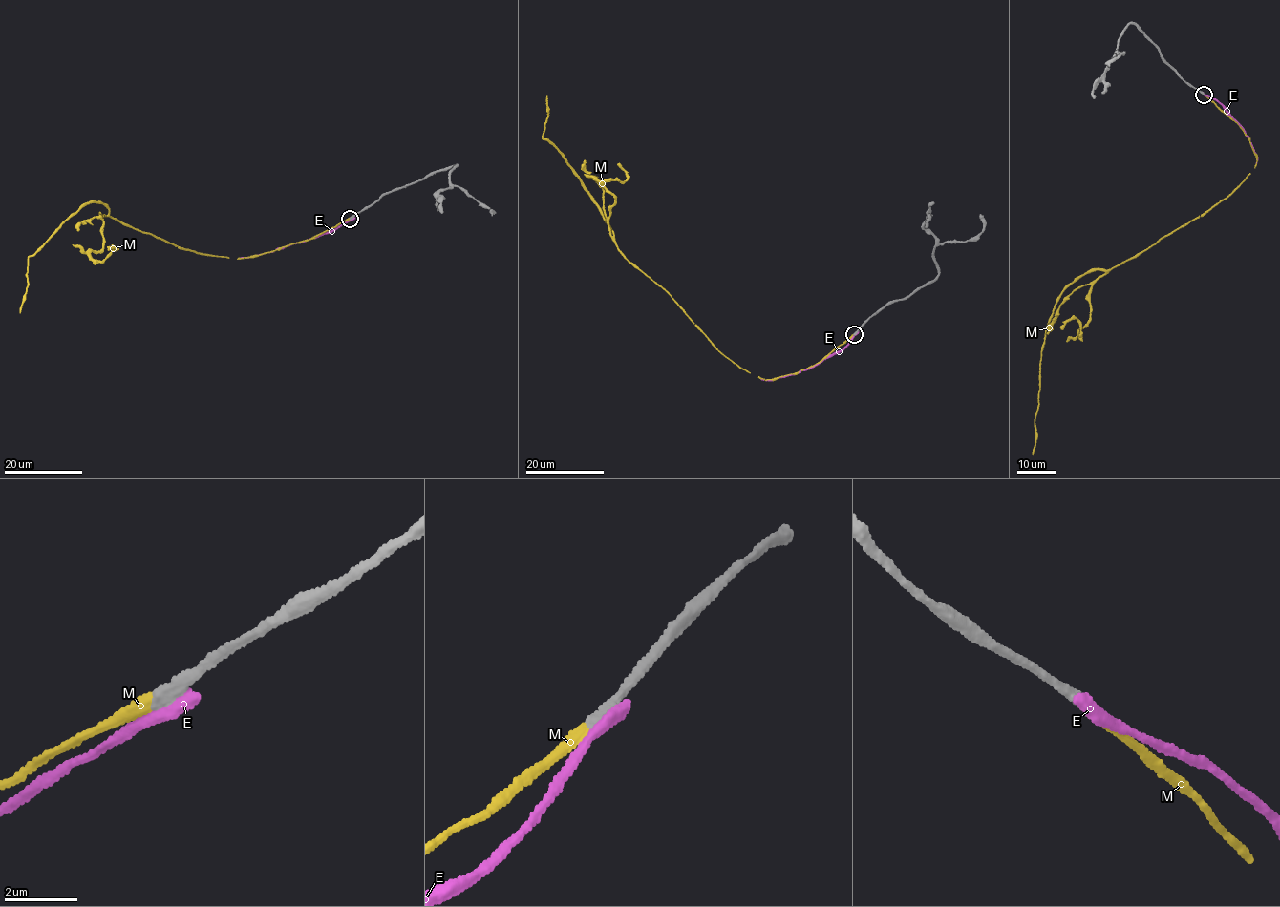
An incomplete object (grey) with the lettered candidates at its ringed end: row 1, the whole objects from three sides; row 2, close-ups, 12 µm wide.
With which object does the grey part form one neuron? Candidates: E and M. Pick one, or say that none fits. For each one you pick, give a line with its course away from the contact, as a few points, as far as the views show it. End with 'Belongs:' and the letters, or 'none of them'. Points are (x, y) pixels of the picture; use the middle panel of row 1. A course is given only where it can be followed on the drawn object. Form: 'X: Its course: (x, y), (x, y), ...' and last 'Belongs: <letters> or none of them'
M: Its course: (854, 334), (794, 373), (767, 379), (740, 369), (618, 249), (613, 232), (563, 154), (543, 137), (546, 95)
Belongs: M

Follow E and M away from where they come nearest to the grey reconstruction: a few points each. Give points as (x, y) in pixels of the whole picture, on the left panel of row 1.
E: (352, 218), (300, 242), (239, 257)
M: (351, 218), (238, 258), (198, 253), (89, 202), (29, 257), (20, 313)

